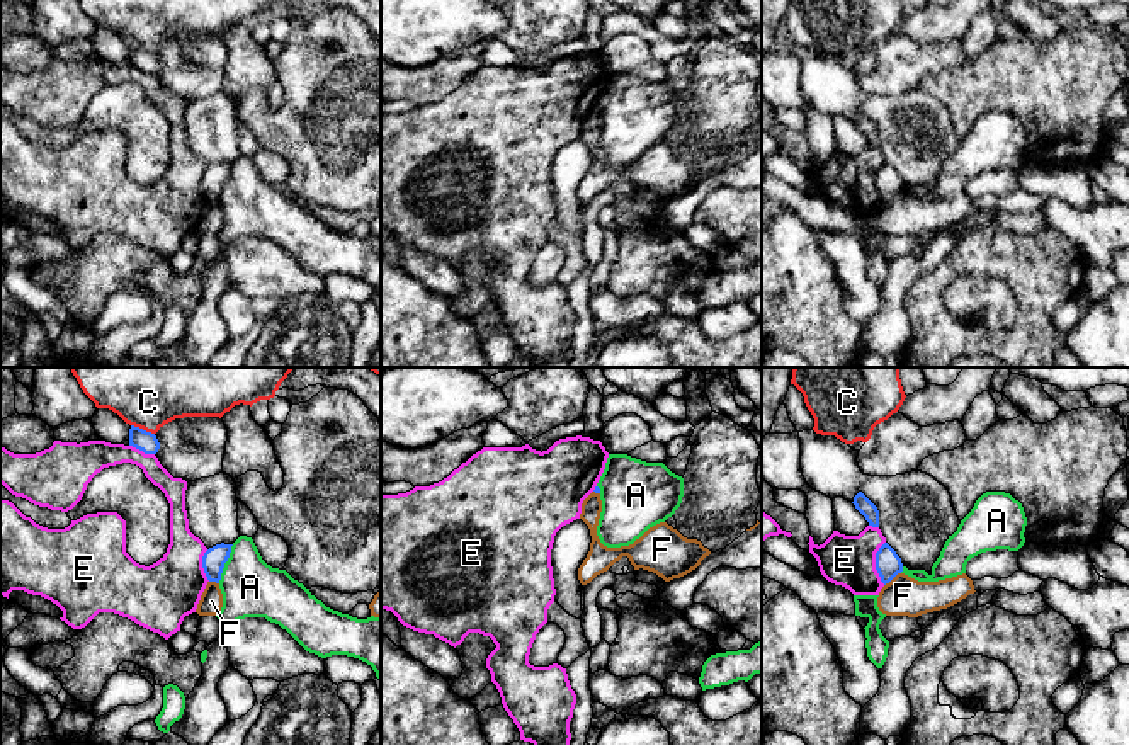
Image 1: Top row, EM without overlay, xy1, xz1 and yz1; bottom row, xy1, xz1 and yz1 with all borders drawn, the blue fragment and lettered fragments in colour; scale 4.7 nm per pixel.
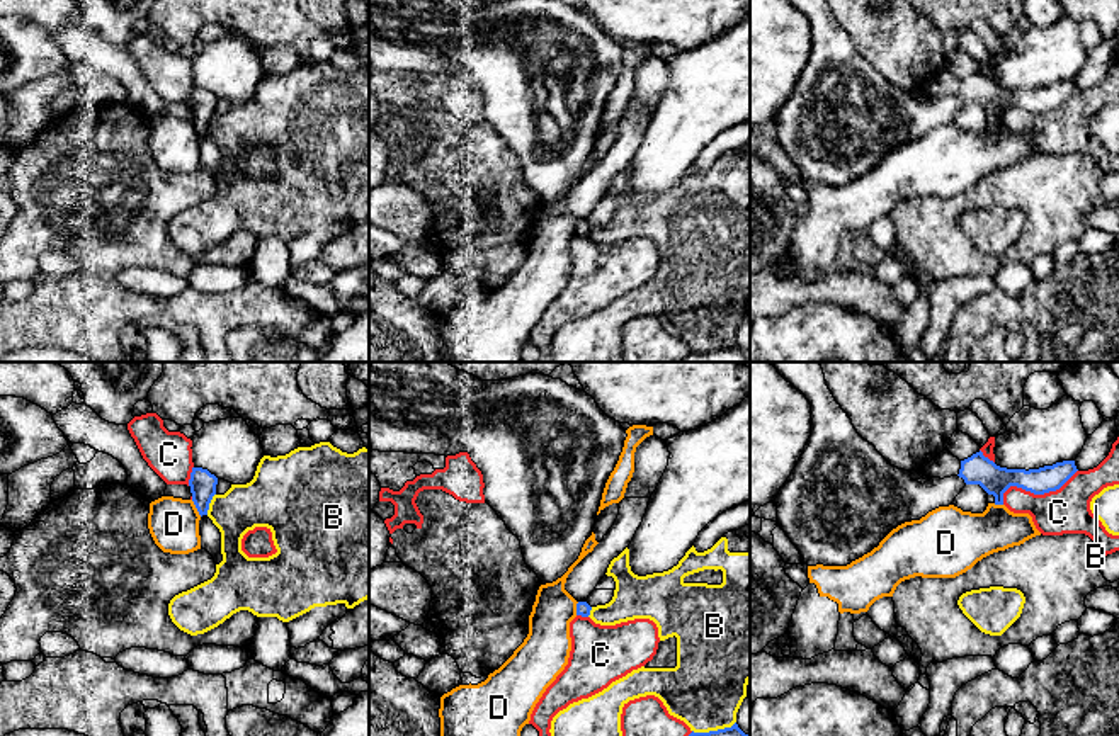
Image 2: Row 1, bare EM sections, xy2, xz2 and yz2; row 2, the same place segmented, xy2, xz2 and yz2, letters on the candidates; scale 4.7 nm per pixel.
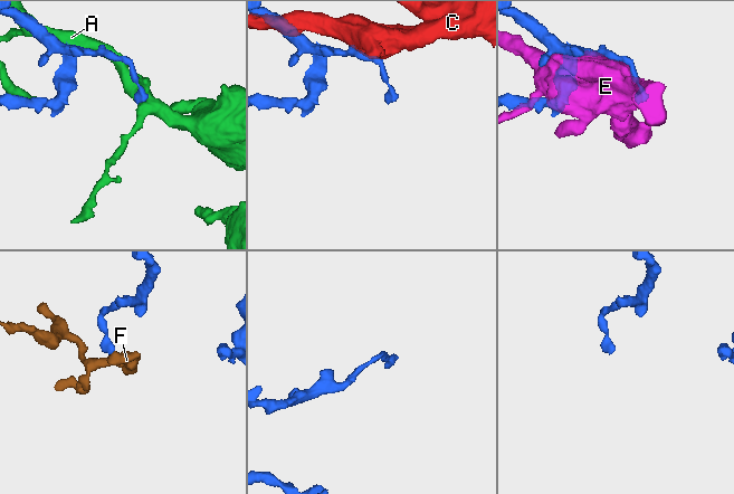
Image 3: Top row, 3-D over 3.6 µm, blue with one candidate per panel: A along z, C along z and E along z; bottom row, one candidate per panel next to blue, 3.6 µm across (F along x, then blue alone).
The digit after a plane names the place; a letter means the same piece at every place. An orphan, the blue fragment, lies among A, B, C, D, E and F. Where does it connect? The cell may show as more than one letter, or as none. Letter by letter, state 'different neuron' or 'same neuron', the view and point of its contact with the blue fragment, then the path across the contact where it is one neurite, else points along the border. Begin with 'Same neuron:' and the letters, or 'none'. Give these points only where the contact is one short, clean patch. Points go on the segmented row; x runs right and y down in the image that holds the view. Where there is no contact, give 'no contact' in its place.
Same neuron: none
A: different neuron; meets blue in xy1 at (225, 562)
B: different neuron; meets blue in xy2 at (210, 502)
C: different neuron; meets blue in yz2 at (1034, 493)
D: different neuron; meets blue in xy2 at (196, 507); border along xy2 (191, 500), (201, 515)
E: different neuron; meets blue in yz1 at (876, 563)
F: different neuron; meets blue in yz1 at (891, 579); border along yz1 (900, 572), (885, 585)

